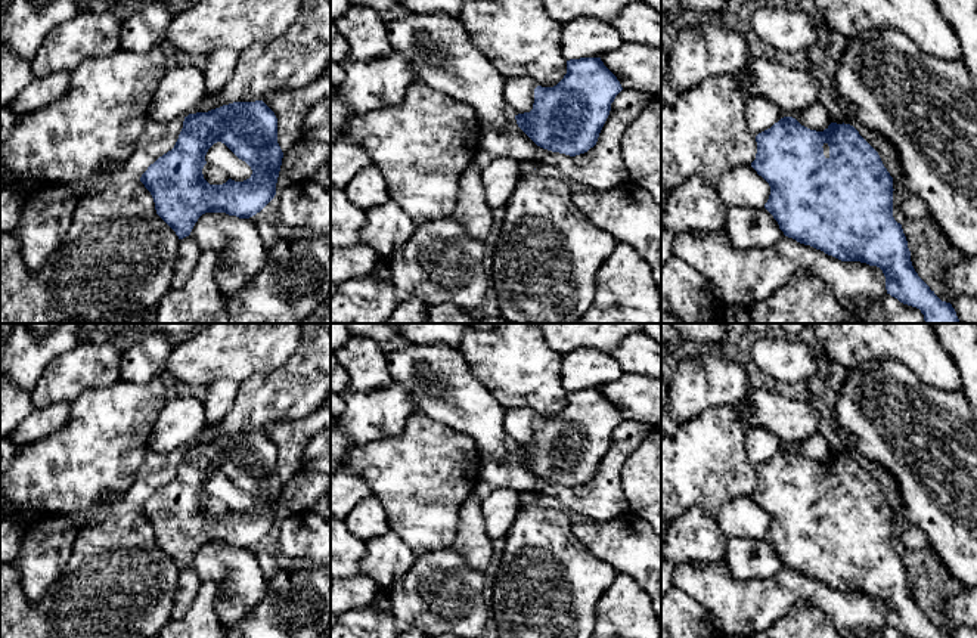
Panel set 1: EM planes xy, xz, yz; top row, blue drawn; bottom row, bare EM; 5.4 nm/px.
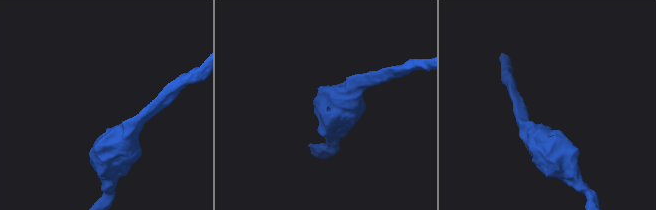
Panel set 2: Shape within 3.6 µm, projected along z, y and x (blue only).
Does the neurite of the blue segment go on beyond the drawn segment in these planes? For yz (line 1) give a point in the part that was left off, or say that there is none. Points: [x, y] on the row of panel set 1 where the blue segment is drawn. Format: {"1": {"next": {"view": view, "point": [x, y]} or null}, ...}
{"1": {"next": null}}

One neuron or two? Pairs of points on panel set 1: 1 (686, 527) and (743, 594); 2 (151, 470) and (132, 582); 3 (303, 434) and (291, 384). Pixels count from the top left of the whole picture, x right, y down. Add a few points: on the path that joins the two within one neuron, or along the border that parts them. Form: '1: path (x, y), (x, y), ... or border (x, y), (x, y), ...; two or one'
1: border (722, 558), (715, 561), (684, 561), (681, 564); two
2: path (135, 498), (130, 502), (130, 554); one
3: border (315, 409), (298, 420), (272, 421), (266, 427); two

